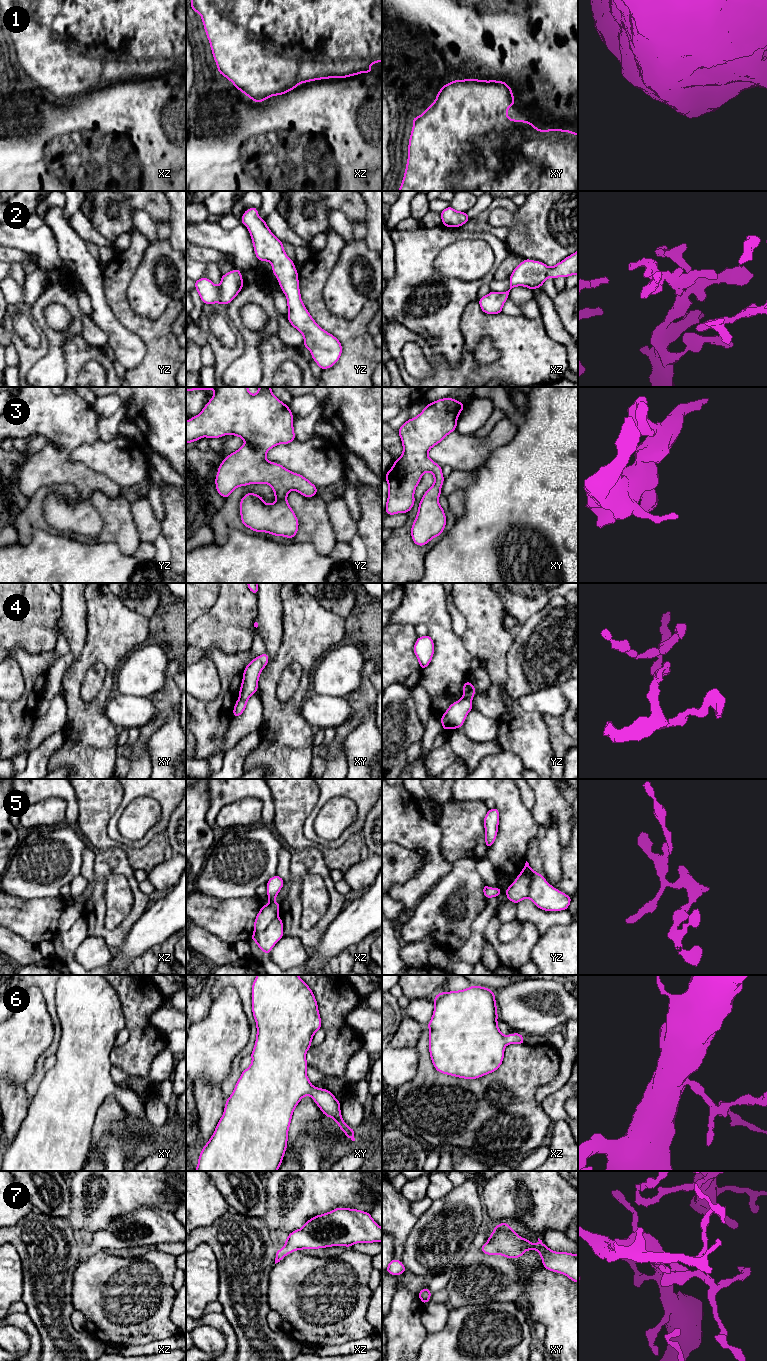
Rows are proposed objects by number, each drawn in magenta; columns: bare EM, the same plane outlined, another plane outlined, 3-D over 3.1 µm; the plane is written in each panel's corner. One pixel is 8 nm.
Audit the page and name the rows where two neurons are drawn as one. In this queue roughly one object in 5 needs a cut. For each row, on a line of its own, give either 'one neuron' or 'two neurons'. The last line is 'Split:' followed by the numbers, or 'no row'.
1: one neuron
2: one neuron
3: one neuron
4: two neurons
5: two neurons
6: one neuron
7: one neuron
Split: 4, 5

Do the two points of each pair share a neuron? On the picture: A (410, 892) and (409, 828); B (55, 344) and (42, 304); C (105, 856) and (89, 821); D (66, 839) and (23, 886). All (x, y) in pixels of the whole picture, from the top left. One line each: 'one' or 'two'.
A: one
B: one
C: two
D: one

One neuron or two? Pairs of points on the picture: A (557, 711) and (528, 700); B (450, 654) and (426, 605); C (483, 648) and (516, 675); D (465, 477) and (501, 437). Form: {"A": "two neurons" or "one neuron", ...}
{"A": "one neuron", "B": "one neuron", "C": "two neurons", "D": "two neurons"}

